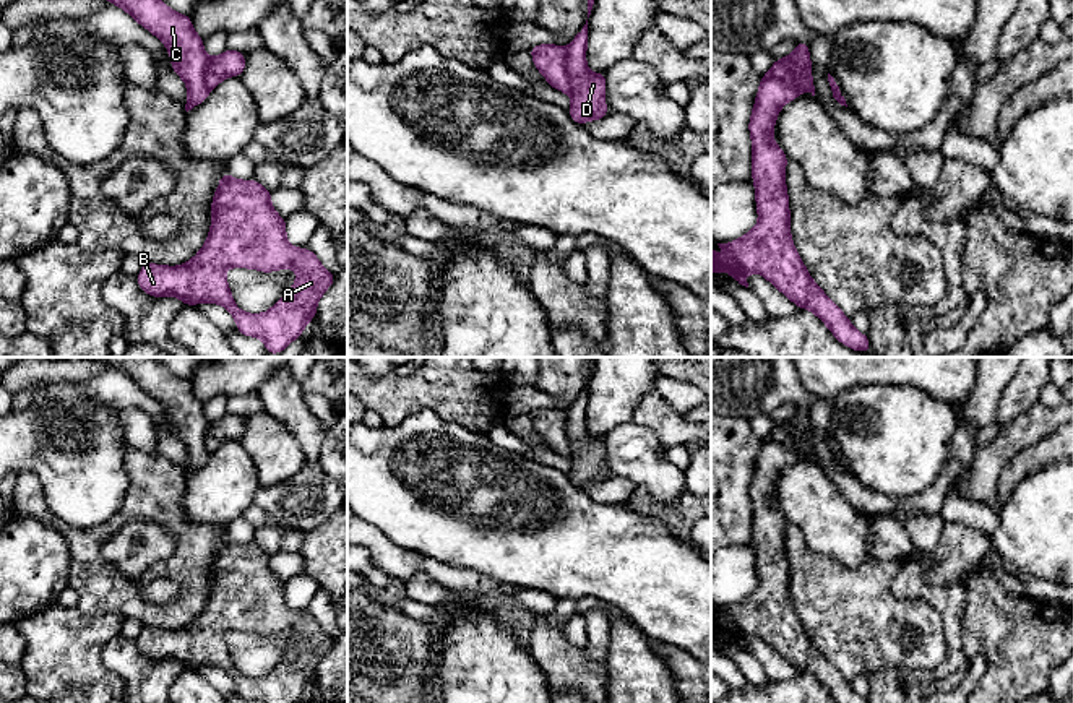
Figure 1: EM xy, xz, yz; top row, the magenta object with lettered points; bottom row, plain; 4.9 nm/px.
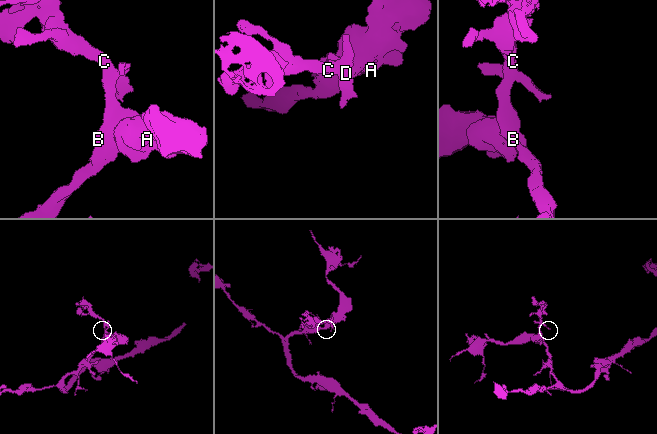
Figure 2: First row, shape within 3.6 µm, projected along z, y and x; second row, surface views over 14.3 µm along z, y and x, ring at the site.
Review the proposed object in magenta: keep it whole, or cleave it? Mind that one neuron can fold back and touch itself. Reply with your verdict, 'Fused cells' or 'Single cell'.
Fused cells

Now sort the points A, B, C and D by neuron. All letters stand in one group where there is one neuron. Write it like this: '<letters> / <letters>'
A B C / D

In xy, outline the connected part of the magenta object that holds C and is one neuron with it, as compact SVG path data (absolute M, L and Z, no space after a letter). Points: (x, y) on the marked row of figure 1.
M109 0L123 8L136 23L161 39L169 50L172 70L185 81L188 101L185 110L206 101L206 65L209 57L203 39L195 32L190 16L180 15L161 0Z

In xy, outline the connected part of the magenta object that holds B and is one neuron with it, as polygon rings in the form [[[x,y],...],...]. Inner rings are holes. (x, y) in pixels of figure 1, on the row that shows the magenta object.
[[[229,172],[222,174],[211,211],[213,221],[201,250],[180,266],[144,263],[136,276],[138,286],[153,297],[179,297],[185,305],[200,302],[224,305],[234,317],[240,334],[260,338],[268,354],[279,354],[291,341],[302,336],[304,326],[317,315],[320,297],[336,276],[323,268],[310,248],[295,248],[287,242],[286,219],[273,209],[271,192],[255,179],[237,180]],[[226,268],[252,268],[263,273],[294,268],[297,279],[266,313],[245,313],[232,299],[229,282],[224,278]]]

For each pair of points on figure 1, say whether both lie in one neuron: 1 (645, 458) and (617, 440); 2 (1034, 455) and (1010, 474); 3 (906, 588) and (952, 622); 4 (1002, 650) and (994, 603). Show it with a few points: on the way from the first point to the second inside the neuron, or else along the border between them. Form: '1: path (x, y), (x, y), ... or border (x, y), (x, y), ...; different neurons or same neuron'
1: path (638, 457), (624, 445); same neuron
2: path (1028, 461), (1016, 470); same neuron
3: path (919, 588), (929, 591), (947, 609); same neuron
4: path (1002, 638), (1002, 625), (994, 614); same neuron

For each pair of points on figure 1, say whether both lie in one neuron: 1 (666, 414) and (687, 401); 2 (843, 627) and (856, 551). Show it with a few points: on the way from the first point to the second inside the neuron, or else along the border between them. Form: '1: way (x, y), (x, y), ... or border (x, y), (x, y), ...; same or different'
1: border (656, 385), (661, 396), (682, 416); different
2: border (818, 552), (848, 567), (874, 562); different

